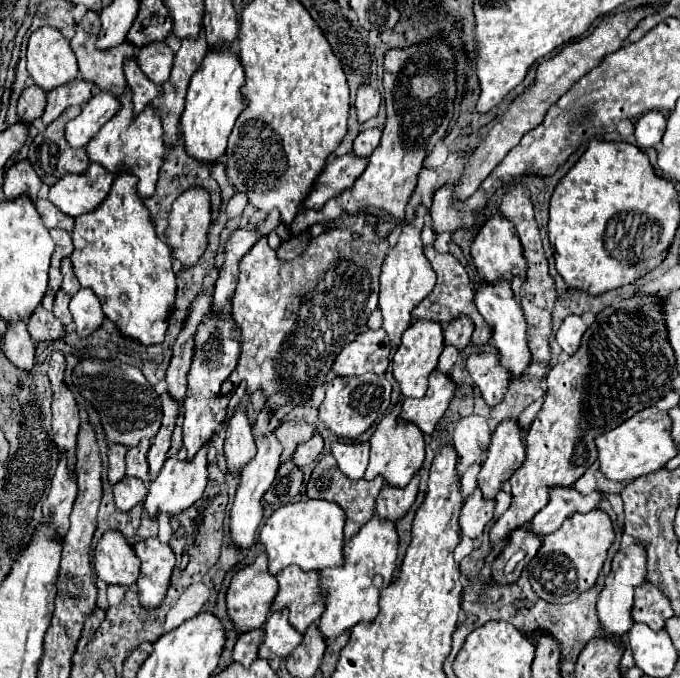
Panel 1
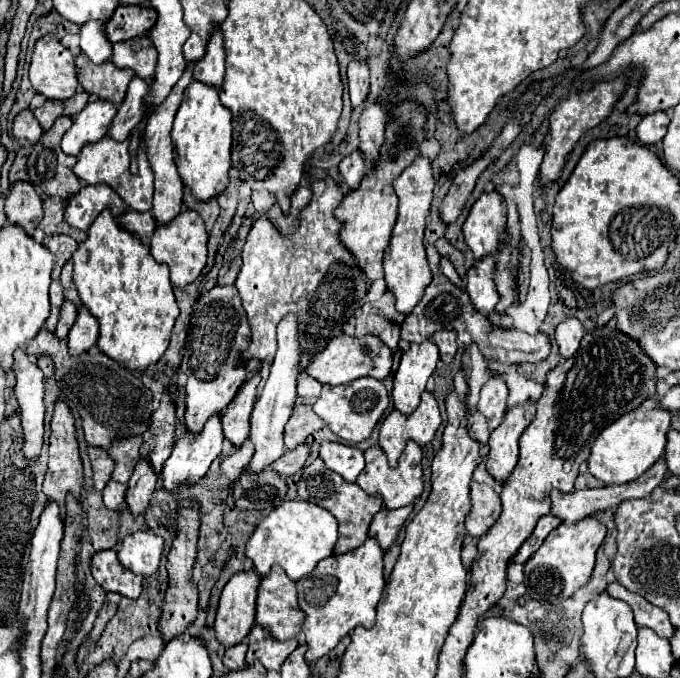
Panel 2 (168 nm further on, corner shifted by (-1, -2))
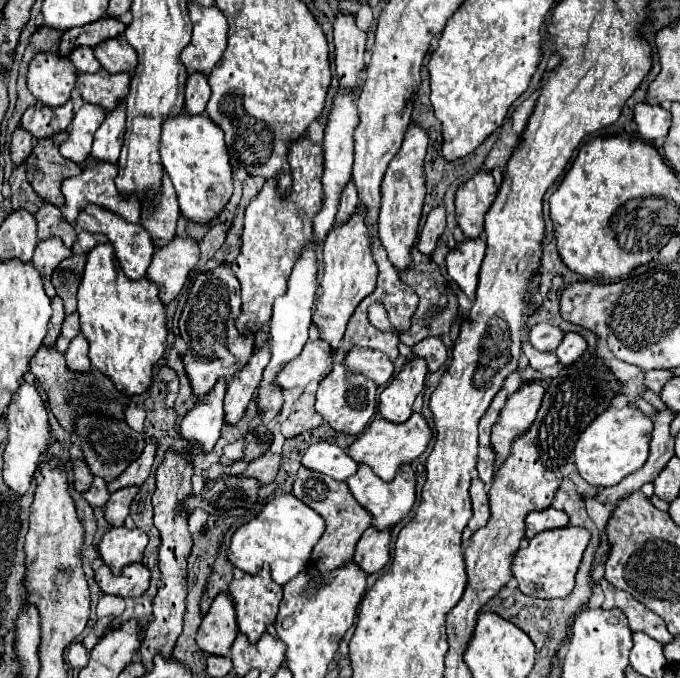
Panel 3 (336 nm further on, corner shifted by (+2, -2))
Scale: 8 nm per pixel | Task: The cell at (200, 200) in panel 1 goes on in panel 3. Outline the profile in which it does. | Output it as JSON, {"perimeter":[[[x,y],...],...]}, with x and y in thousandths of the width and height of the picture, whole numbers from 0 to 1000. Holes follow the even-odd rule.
{"perimeter":[[[257,348],[246,363],[228,366],[216,410],[234,422],[234,440],[249,448],[269,425],[278,401],[293,386],[293,357],[281,348]]]}

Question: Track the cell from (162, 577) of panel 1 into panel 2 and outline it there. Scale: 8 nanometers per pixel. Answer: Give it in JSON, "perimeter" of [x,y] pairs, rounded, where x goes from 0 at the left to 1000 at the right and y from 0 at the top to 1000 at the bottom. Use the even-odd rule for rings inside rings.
{"perimeter":[[[197,785],[176,796],[174,826],[182,838],[218,853],[232,844],[241,796],[224,785]]]}

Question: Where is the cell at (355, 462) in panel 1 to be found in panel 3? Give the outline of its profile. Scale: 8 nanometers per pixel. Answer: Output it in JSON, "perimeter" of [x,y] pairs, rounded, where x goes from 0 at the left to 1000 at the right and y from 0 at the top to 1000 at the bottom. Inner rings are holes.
{"perimeter":[[[484,652],[460,655],[449,667],[443,684],[451,687],[454,693],[481,699],[493,708],[510,708],[525,693],[525,681],[504,661],[499,661],[496,655],[484,655]]]}

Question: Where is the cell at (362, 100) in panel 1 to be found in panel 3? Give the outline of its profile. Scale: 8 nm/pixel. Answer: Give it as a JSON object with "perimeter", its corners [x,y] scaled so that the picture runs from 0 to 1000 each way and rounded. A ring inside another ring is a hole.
{"perimeter":[[[499,21],[493,35],[493,103],[499,124],[513,133],[525,130],[528,106],[537,100],[537,47],[522,38],[522,27],[516,21]]]}

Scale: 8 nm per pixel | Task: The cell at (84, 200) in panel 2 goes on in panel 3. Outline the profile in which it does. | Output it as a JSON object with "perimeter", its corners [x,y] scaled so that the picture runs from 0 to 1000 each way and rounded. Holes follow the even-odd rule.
{"perimeter":[[[131,301],[125,304],[125,310],[119,310],[119,316],[113,319],[113,333],[119,339],[128,339],[128,342],[146,342],[146,345],[157,345],[160,348],[160,357],[166,357],[169,363],[169,378],[178,389],[178,395],[187,401],[190,410],[201,413],[201,410],[210,410],[213,401],[216,401],[216,392],[222,389],[222,378],[225,378],[225,369],[228,369],[228,360],[225,354],[219,351],[216,339],[207,333],[207,330],[190,330],[184,322],[178,322],[175,316],[166,316],[163,310],[154,310],[143,301]]]}

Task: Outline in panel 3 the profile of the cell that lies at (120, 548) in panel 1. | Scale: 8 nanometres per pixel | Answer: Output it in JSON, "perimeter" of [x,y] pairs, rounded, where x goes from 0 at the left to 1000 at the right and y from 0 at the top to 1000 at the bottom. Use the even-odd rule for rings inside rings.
{"perimeter":[[[149,832],[140,841],[140,855],[154,876],[196,882],[213,876],[219,867],[219,841],[210,832],[190,832],[178,841],[178,847],[166,847],[160,835]]]}

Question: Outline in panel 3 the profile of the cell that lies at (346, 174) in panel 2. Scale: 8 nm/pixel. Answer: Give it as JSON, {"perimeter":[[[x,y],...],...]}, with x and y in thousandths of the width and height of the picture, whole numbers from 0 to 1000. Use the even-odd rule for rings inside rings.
{"perimeter":[[[519,265],[510,268],[510,274],[501,283],[501,295],[499,295],[499,307],[496,307],[496,319],[493,319],[493,330],[507,327],[519,310],[528,304],[528,289],[525,289],[525,277],[519,271]]]}

